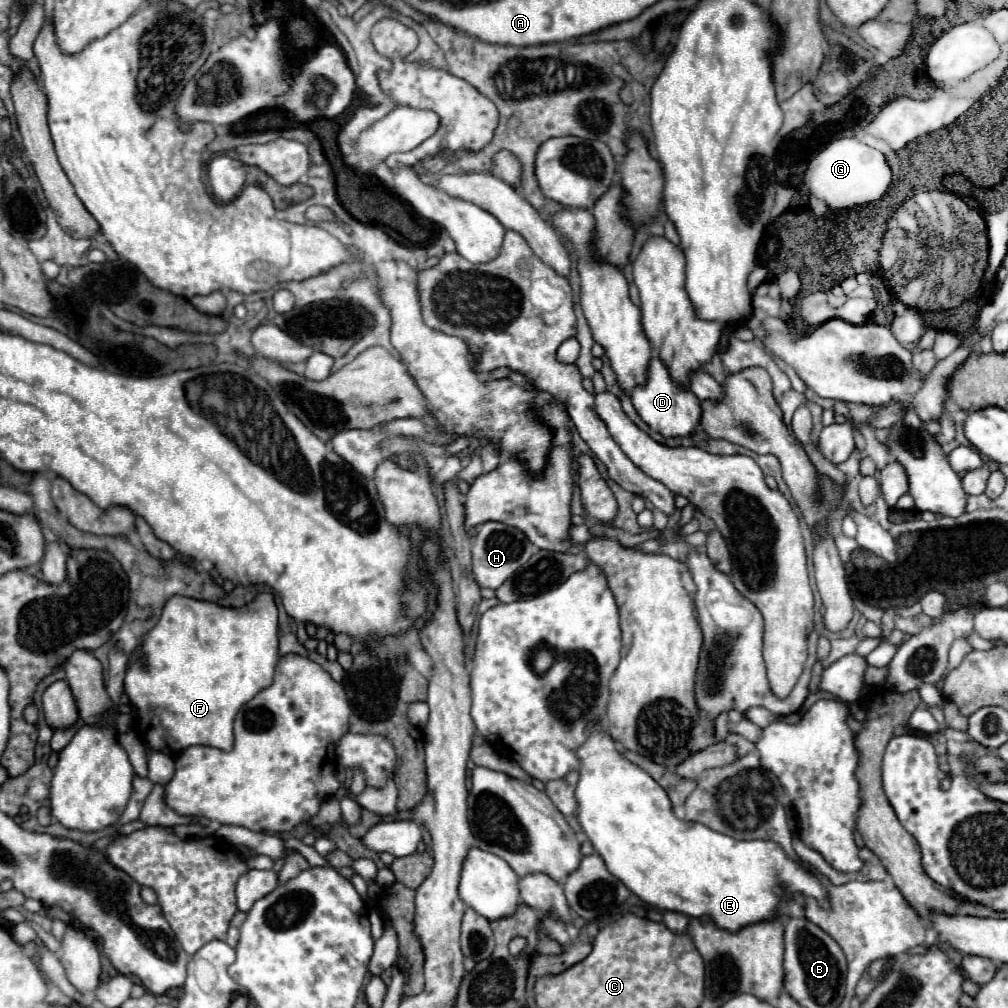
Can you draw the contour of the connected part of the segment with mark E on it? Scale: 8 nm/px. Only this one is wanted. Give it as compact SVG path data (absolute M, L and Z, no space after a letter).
M598 724L588 726L588 730L586 730L586 740L584 740L584 744L576 750L576 756L578 756L578 760L580 760L580 780L578 780L576 792L574 792L574 794L576 794L576 802L578 802L578 808L576 808L578 822L580 822L582 830L586 832L588 840L592 842L594 850L602 856L604 864L608 866L608 872L610 872L610 874L616 874L616 878L620 878L620 880L622 880L640 900L644 900L646 904L656 906L656 908L660 908L660 910L682 912L682 914L686 914L686 916L690 916L690 918L710 916L710 918L716 922L716 926L720 926L720 928L724 928L724 930L730 930L730 932L736 932L736 930L740 930L740 928L744 928L744 926L748 926L748 924L754 924L754 922L770 920L770 918L774 918L776 914L780 914L780 902L782 902L782 900L780 900L780 896L774 892L774 886L780 886L784 892L802 892L802 894L806 894L806 896L816 898L816 900L820 902L820 906L828 906L828 896L826 896L826 890L822 888L820 880L818 880L814 874L810 874L808 870L804 870L798 862L790 860L776 842L772 842L772 840L748 840L748 842L744 842L744 840L734 840L734 838L730 838L730 836L726 836L726 834L720 834L720 832L710 830L710 828L704 826L704 824L678 820L678 818L674 816L674 812L672 812L672 804L670 804L670 798L668 798L666 790L664 790L648 772L644 772L638 764L630 762L630 760L624 756L624 752L620 752L618 742L616 742L610 734L606 734L606 732L602 730L602 726L598 726Z

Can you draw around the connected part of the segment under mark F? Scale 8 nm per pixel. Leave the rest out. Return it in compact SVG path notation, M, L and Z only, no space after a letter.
M260 592L242 608L224 608L208 600L172 596L162 610L160 622L144 636L142 660L146 666L134 662L124 678L124 692L137 709L138 717L145 716L148 722L142 740L170 756L178 756L194 744L232 750L234 716L248 700L274 682L278 658L278 608L272 594Z

